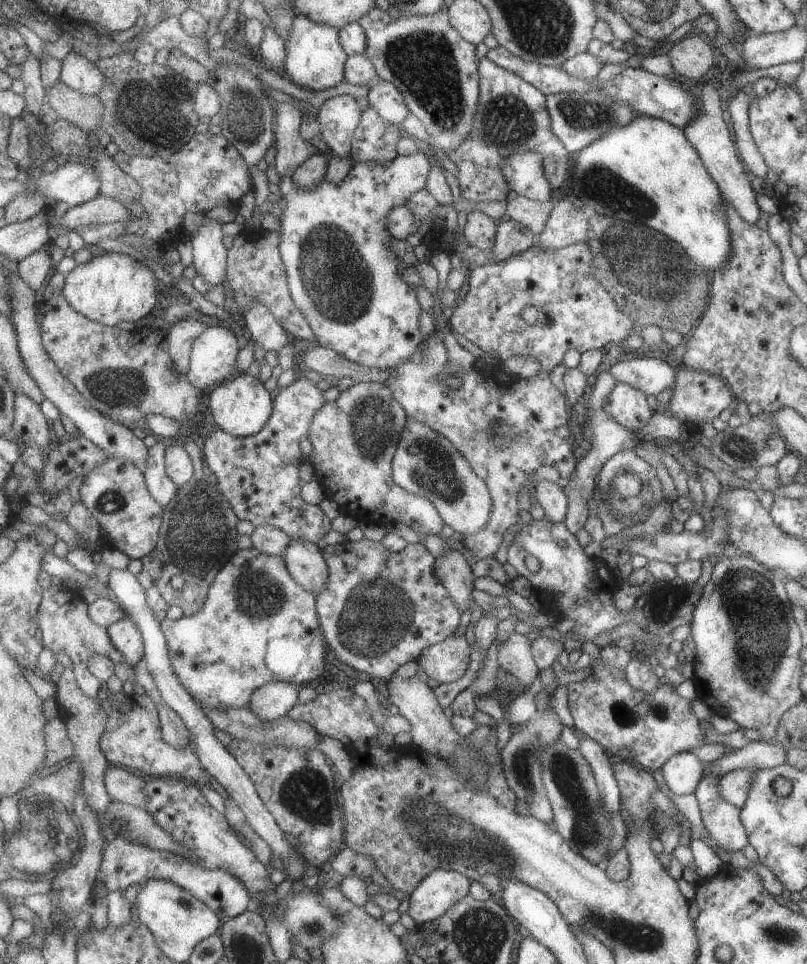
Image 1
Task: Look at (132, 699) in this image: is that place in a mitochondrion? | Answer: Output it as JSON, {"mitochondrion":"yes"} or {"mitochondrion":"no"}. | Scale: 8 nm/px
{"mitochondrion":"no"}

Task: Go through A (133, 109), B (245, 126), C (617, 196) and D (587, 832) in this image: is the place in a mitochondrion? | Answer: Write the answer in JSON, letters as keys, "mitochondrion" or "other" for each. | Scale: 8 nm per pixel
{"A":"mitochondrion","B":"mitochondrion","C":"mitochondrion","D":"mitochondrion"}

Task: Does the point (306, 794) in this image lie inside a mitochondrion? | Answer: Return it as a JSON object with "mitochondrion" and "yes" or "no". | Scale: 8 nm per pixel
{"mitochondrion":"yes"}

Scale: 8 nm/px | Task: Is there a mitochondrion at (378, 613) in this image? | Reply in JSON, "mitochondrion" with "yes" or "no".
{"mitochondrion":"yes"}

